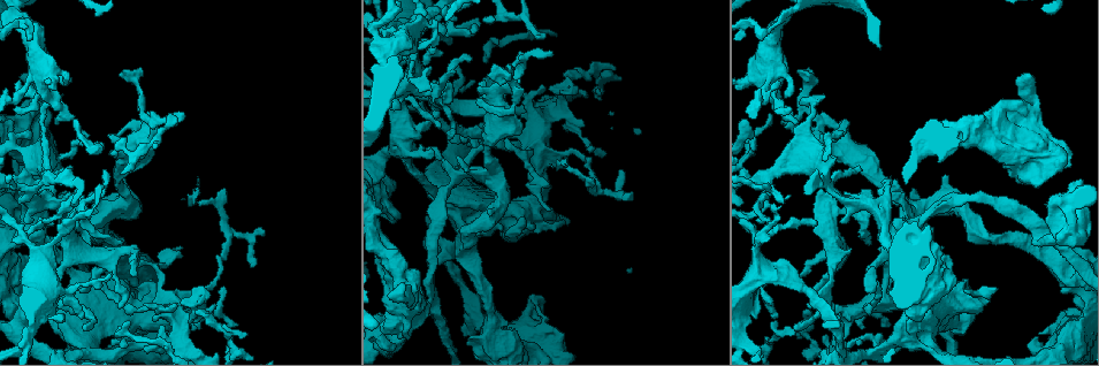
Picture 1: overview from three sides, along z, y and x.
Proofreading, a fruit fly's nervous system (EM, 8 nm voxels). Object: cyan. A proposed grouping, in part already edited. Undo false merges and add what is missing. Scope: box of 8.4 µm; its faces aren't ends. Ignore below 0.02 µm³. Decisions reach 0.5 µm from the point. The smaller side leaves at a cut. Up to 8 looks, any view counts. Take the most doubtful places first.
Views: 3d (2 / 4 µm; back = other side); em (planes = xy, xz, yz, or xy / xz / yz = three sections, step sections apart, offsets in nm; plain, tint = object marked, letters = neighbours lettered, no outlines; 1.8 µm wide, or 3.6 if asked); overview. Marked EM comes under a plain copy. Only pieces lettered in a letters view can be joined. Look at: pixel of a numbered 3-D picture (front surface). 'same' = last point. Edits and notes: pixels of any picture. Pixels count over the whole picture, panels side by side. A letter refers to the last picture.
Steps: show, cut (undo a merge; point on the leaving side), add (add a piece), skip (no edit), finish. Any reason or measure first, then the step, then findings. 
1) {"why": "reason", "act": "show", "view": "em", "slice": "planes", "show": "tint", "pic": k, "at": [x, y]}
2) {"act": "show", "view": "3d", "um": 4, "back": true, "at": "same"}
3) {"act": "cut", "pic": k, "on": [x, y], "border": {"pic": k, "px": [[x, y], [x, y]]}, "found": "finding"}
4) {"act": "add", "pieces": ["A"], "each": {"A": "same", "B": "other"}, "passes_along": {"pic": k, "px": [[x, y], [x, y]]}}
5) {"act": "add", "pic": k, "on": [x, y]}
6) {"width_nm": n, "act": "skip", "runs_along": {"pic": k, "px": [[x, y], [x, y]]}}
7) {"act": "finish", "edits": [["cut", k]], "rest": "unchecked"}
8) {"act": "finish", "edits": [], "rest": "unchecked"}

{"act": "show", "view": "3d", "um": 4, "back": true, "pic": 1, "at": [42, 83]}

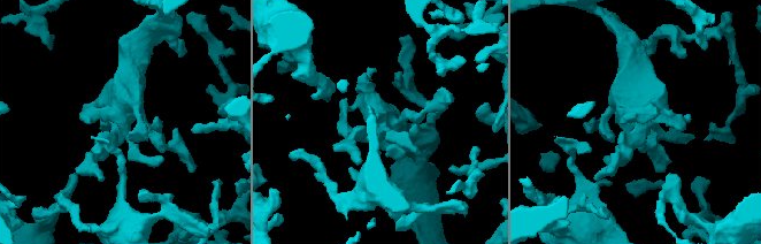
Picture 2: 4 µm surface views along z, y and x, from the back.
{"act": "show", "view": "em", "um": 3.6, "slice": "planes", "show": "tint", "pic": 2, "at": [119, 115]}

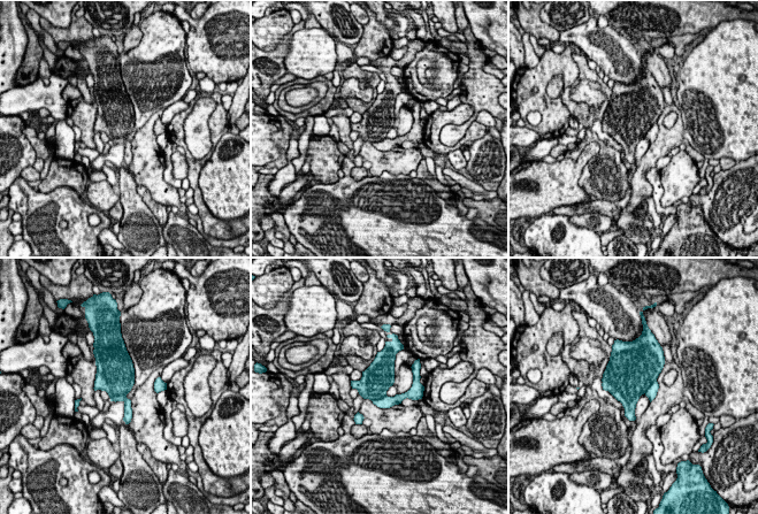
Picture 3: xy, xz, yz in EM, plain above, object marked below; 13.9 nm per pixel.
{"act": "show", "view": "em", "um": 3.6, "slice": "planes", "show": "letters", "at": "same"}

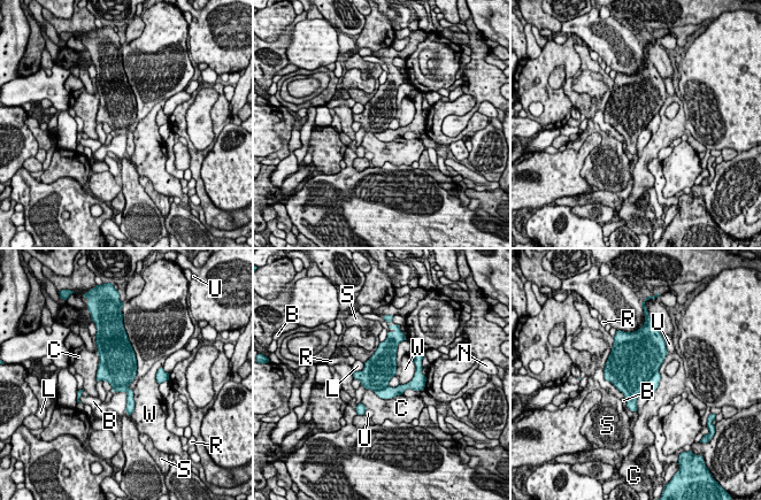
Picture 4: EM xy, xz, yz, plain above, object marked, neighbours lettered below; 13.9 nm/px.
{"act": "skip", "each": {"B": "other", "C": "other", "L": "other", "N": "other", "R": "other", "S": "other", "U": "other", "W": "other"}, "found": "one neuron here"}

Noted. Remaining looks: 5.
{"why": "abrupt turn", "act": "show", "view": "3d", "um": 4, "pic": 1, "at": [409, 296]}

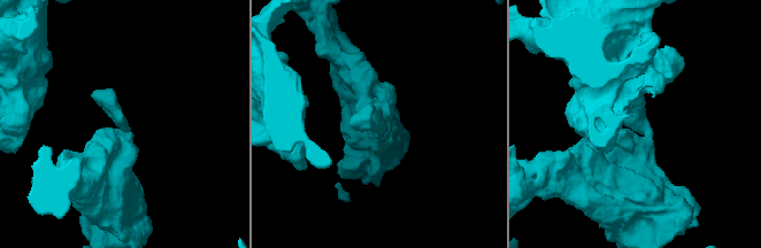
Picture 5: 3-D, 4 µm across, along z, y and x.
{"why": "now the EM", "act": "show", "view": "em", "slice": "planes", "show": "letters", "pic": 5, "at": [120, 121]}

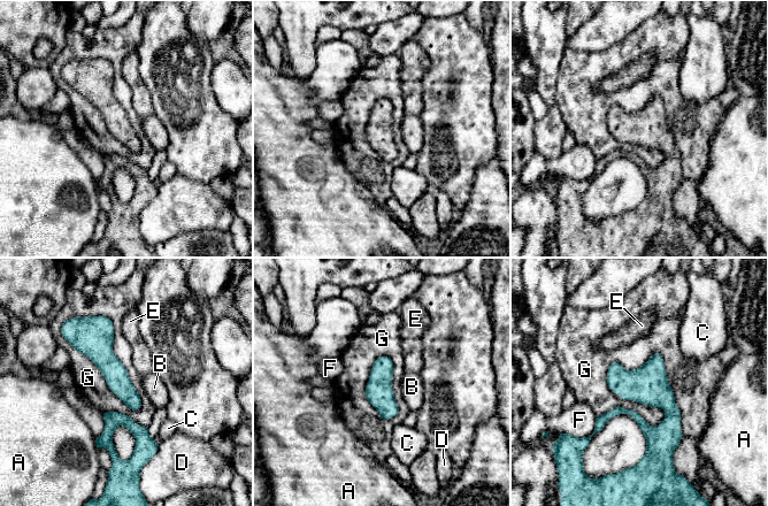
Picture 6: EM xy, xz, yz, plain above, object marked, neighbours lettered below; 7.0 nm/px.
{"width_nm": 170, "act": "skip", "each": {"A": "other", "B": "other", "C": "other", "D": "other", "E": "other", "F": "other", "G": "other"}, "runs_along": {"pic": 6, "px": [[100, 322], [100, 353], [136, 406]]}, "found": "continuous, no second neuron"}

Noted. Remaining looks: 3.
{"why": "arms part here", "act": "show", "view": "3d", "um": 2, "pic": 1, "at": [765, 236]}

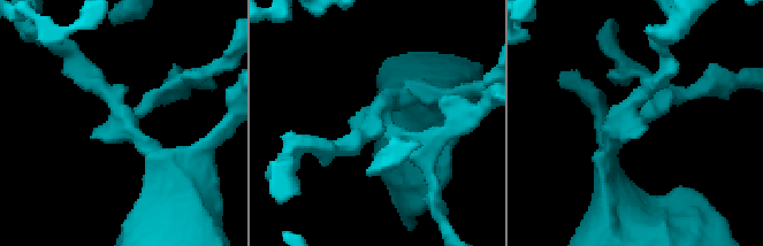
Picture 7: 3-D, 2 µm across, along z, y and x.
{"why": "now the EM", "act": "show", "view": "em", "slice": "xy", "step": 4, "show": "tint", "pic": 7, "at": [383, 119]}

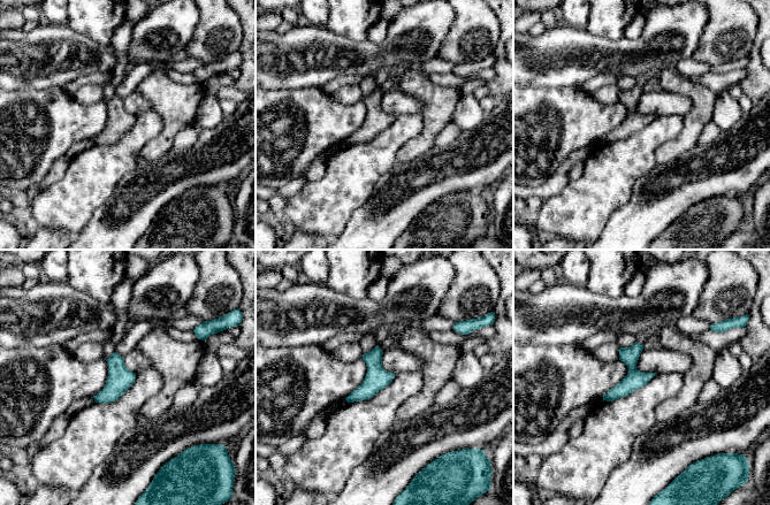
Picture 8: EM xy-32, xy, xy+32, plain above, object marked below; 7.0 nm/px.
{"act": "show", "view": "em", "slice": "planes", "show": "letters", "at": "same"}

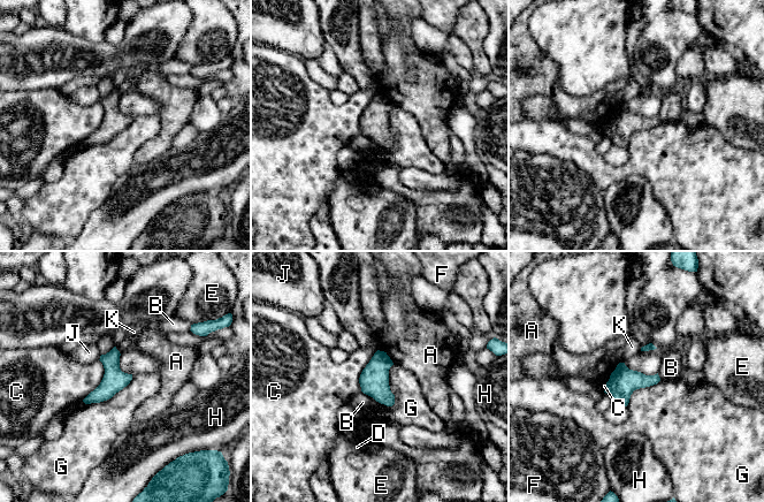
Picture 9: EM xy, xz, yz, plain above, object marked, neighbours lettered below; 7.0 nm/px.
{"act": "skip", "each": {"A": "other", "B": "other", "C": "other", "D": "other", "E": "other", "F": "other", "G": "other", "H": "other", "J": "other", "K": "other"}, "border": {"pic": 9, "px": [[394, 364], [394, 403], [387, 407]]}, "found": "one neuron here"}

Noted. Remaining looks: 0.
{"act": "finish", "edits": [], "rest": "unchecked"}

